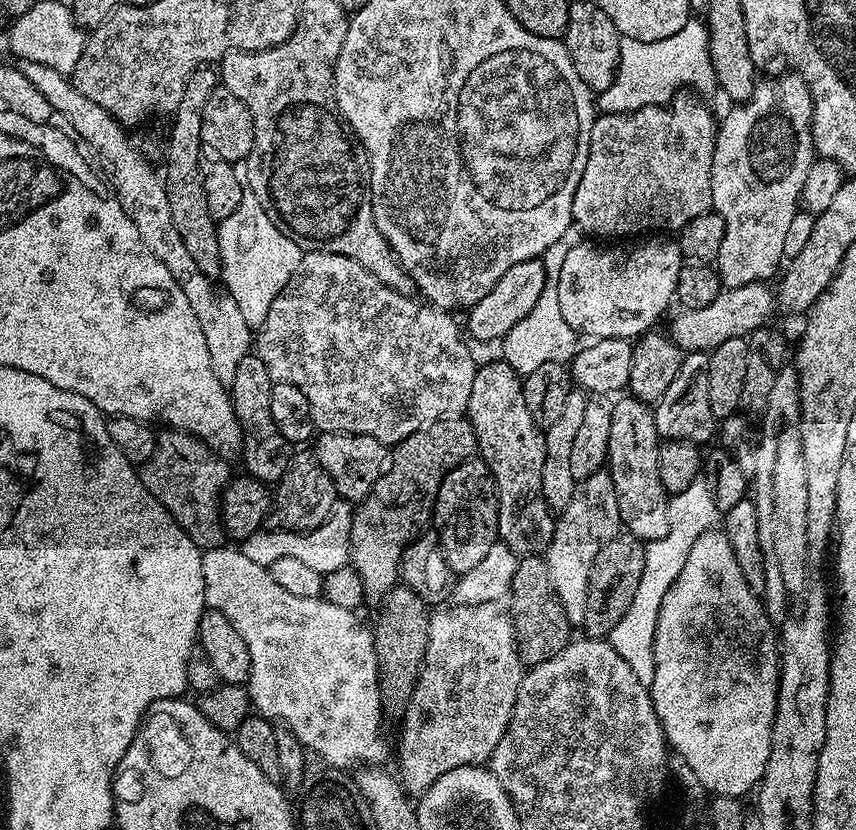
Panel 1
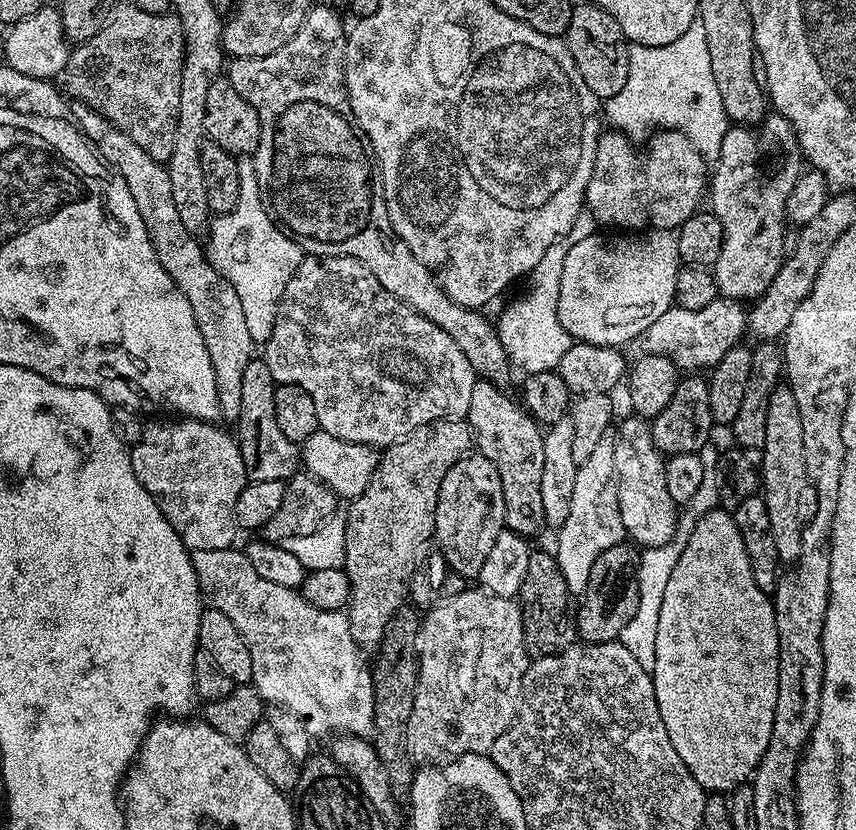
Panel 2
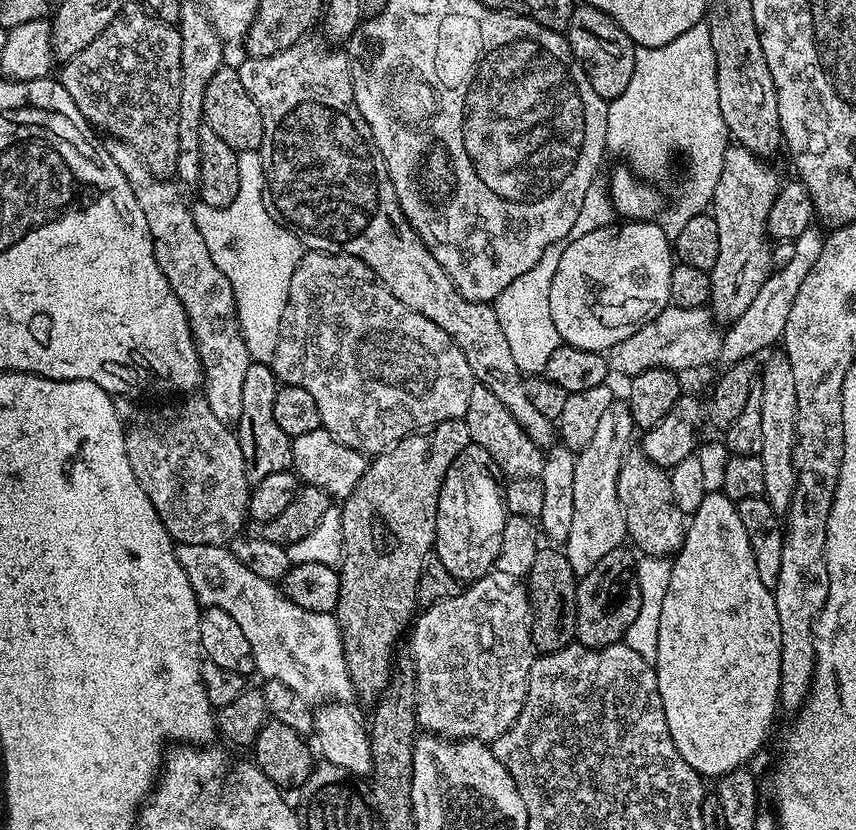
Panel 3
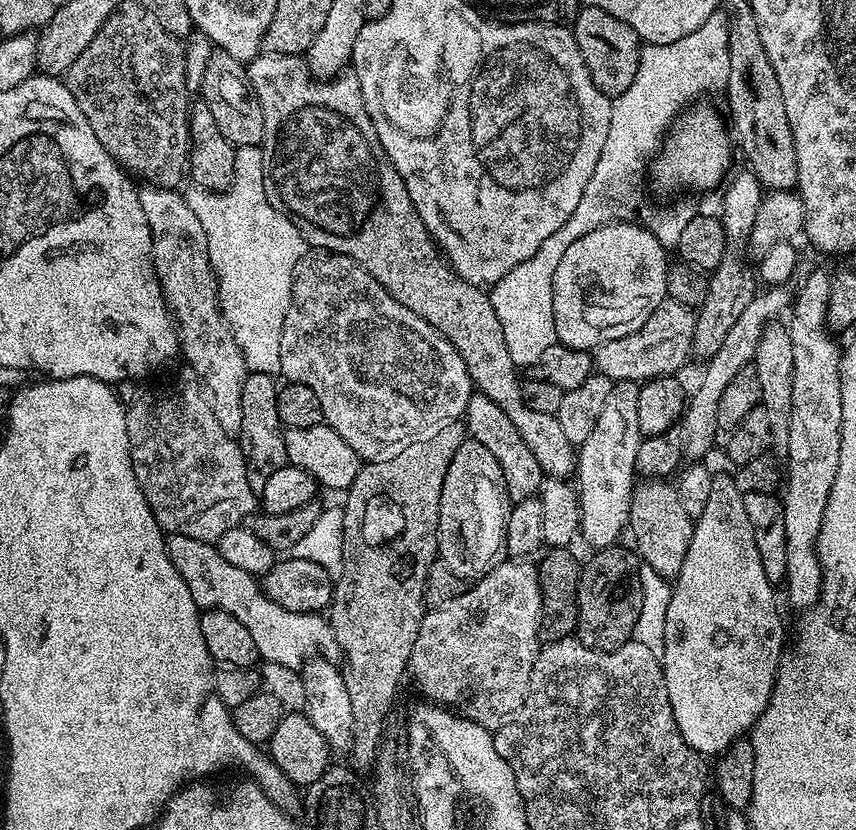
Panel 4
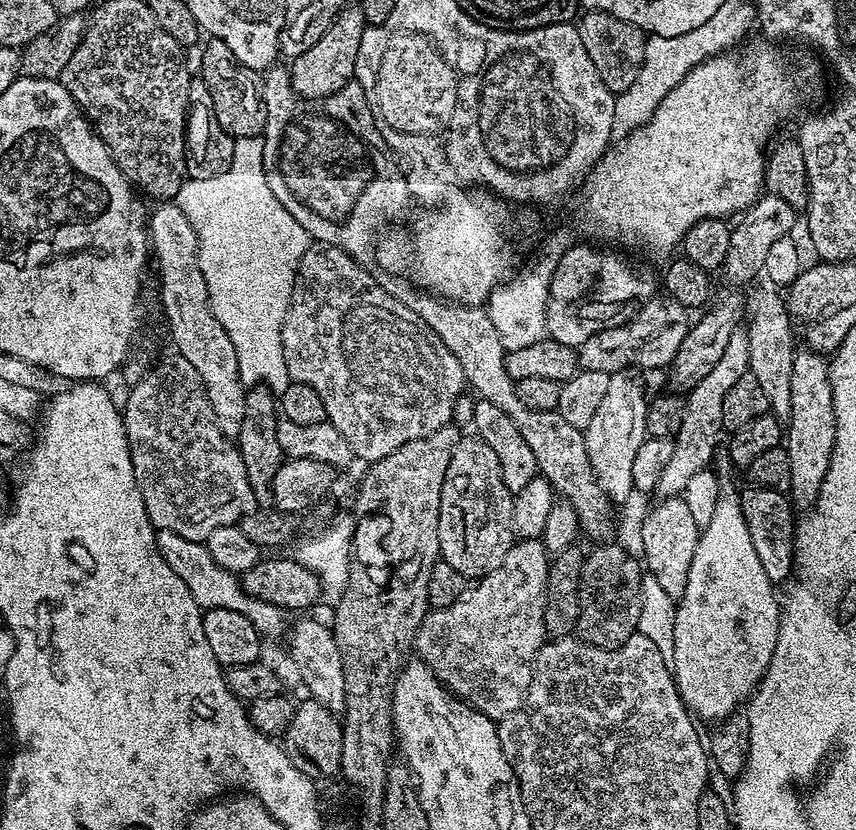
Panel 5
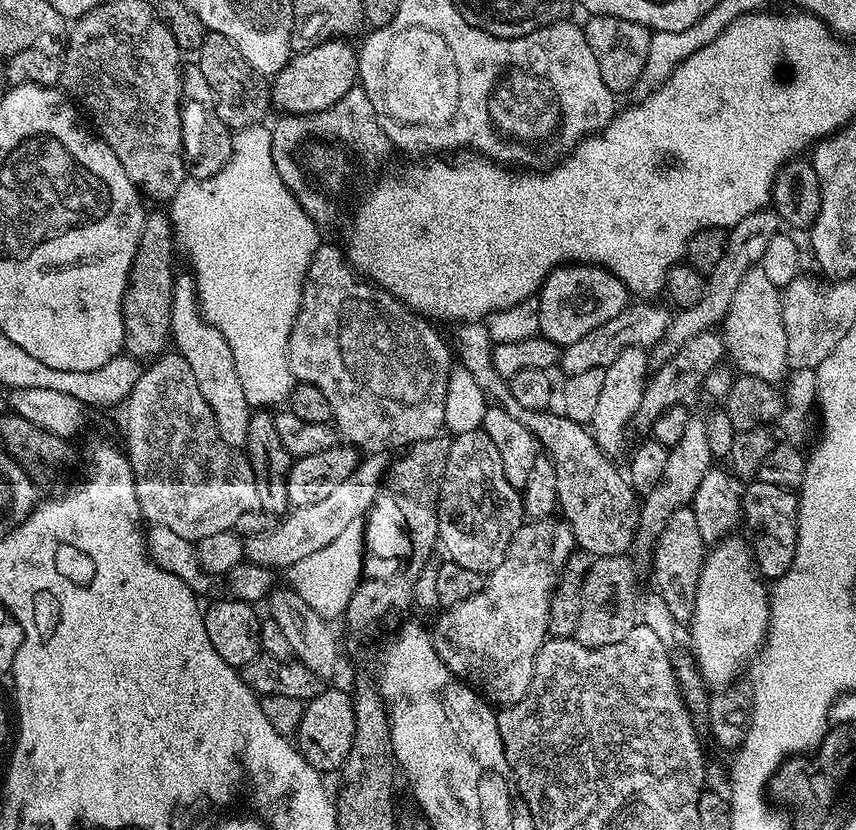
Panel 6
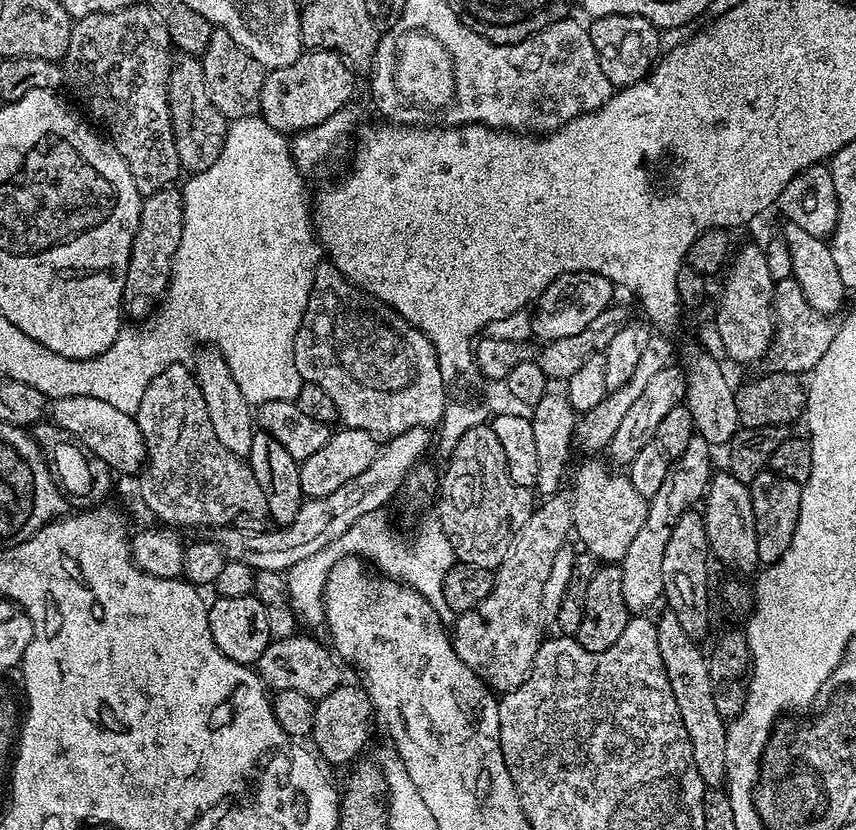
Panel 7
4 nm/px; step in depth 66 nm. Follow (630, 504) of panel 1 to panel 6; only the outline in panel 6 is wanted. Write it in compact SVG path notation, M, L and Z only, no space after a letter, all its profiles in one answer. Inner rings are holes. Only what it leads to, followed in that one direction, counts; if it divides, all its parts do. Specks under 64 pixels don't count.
M691 507L678 510L669 518L650 555L652 555L652 576L656 579L655 591L662 598L662 602L670 606L670 614L674 614L676 621L691 621L699 574L706 555L706 545L702 533L698 531L698 518L694 518Z

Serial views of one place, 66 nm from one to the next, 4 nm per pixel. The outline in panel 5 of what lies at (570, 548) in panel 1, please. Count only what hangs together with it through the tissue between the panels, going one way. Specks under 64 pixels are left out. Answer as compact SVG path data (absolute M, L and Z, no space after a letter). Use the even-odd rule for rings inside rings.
M624 368L610 376L610 383L602 403L594 413L590 426L583 429L586 452L590 458L590 466L596 475L596 483L609 501L624 500L633 495L632 473L634 457L638 446L648 436L646 430L646 410L648 409L649 393L644 393L644 380L635 368Z

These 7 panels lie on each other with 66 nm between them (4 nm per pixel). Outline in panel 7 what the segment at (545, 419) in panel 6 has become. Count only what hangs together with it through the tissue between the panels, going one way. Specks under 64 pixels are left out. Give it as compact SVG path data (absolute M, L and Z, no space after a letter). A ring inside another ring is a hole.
M584 458L576 468L576 477L572 480L572 527L575 539L580 539L583 551L596 556L600 562L619 562L624 559L630 542L634 542L642 522L646 522L649 497L638 494L630 486L627 475L620 476L600 458Z

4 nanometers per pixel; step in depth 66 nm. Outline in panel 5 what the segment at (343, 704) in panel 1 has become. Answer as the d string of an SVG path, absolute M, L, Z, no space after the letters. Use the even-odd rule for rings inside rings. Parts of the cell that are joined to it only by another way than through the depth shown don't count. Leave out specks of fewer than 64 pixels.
M174 530L157 531L156 541L162 558L166 558L166 566L170 566L170 570L174 570L178 578L182 578L182 582L190 589L190 595L194 598L194 602L198 602L200 609L238 610L238 614L246 614L246 618L254 622L261 637L280 638L285 635L285 609L270 606L270 602L262 602L258 598L250 598L250 594L246 594L246 590L240 584L240 576L230 570L222 570L222 566L218 566L214 558L210 558L207 543L182 538L182 534L174 534Z

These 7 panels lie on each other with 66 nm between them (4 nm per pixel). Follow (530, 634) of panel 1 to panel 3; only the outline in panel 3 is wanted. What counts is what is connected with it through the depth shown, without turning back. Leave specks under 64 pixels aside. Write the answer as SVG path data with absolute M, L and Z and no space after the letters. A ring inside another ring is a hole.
M556 546L541 547L526 577L532 602L532 647L537 653L557 652L576 640L576 585L578 577L567 556Z

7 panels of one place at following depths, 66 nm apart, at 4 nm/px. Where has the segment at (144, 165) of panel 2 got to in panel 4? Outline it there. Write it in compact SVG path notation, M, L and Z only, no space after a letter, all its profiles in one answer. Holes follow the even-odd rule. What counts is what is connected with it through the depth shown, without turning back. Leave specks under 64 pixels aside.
M151 186L141 189L138 195L142 214L146 214L148 223L150 258L154 262L164 301L180 333L180 356L196 367L195 375L206 389L218 426L222 426L226 434L239 437L242 430L242 386L249 370L220 309L216 275L206 246L206 230L202 230L202 222L198 222L187 199L177 189Z

